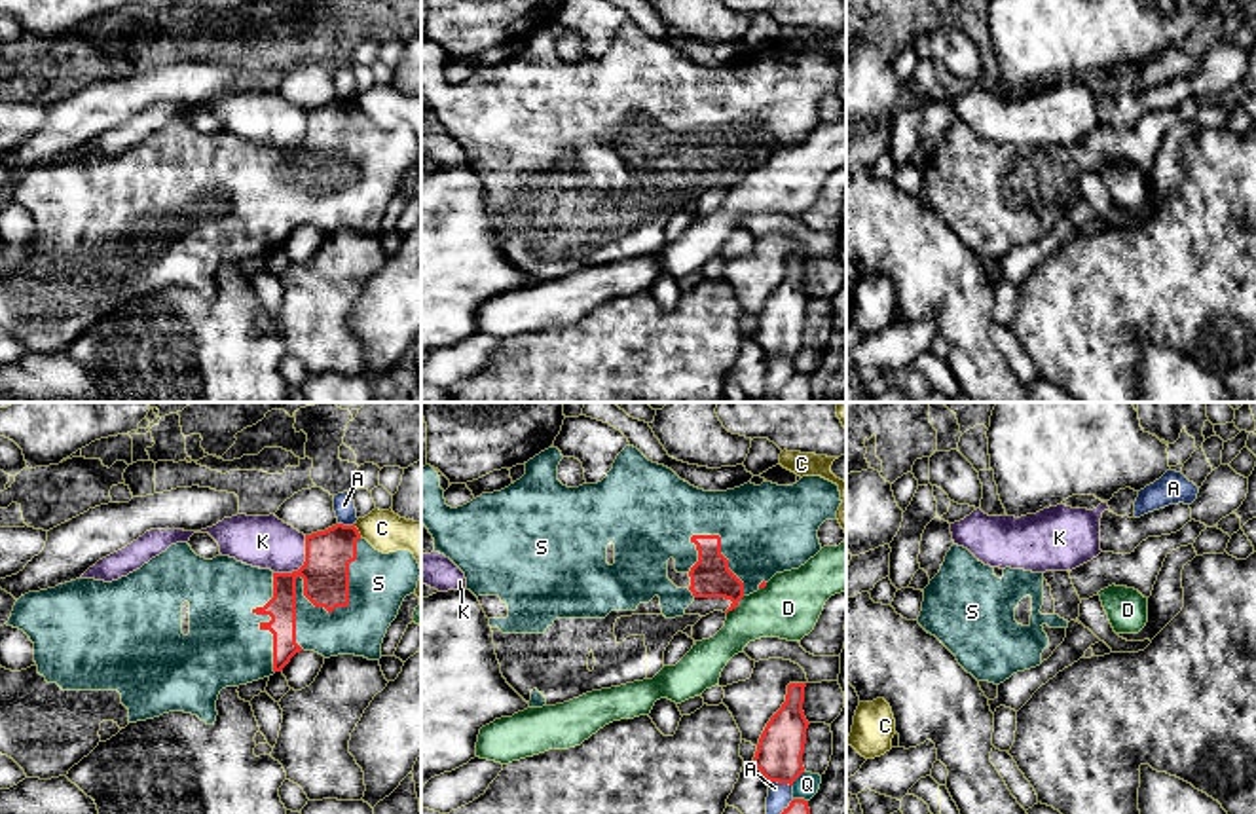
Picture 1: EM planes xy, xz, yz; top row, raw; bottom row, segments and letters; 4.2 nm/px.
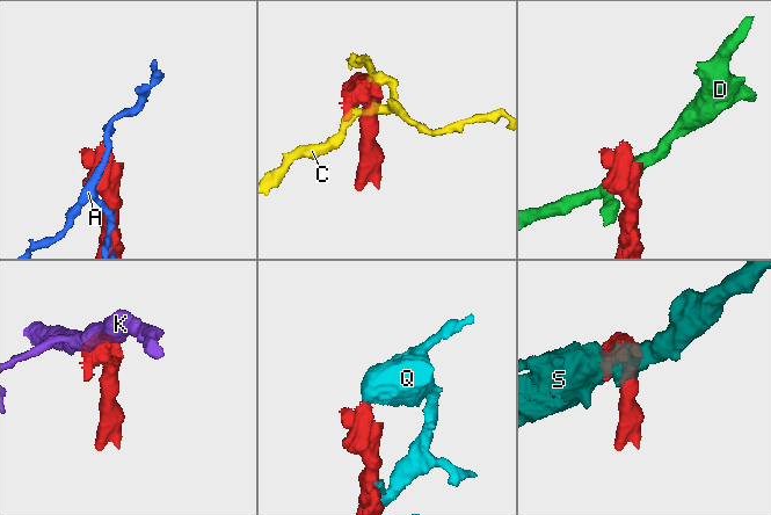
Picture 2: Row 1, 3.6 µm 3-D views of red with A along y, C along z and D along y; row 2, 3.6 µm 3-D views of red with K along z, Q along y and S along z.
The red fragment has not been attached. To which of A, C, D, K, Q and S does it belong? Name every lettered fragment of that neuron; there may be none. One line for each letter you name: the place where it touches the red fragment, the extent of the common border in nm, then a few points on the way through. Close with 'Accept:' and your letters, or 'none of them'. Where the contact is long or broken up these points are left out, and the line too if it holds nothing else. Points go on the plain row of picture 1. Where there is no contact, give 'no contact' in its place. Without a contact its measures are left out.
S: meets red in xy at (314, 179); contact 550 nm long
Accept: S

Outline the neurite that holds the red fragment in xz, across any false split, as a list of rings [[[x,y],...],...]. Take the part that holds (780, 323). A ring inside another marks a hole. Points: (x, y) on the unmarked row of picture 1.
[[[789,258],[785,277],[767,298],[753,340],[767,357],[789,359],[804,347],[803,328],[808,296],[803,287],[806,258]]]

